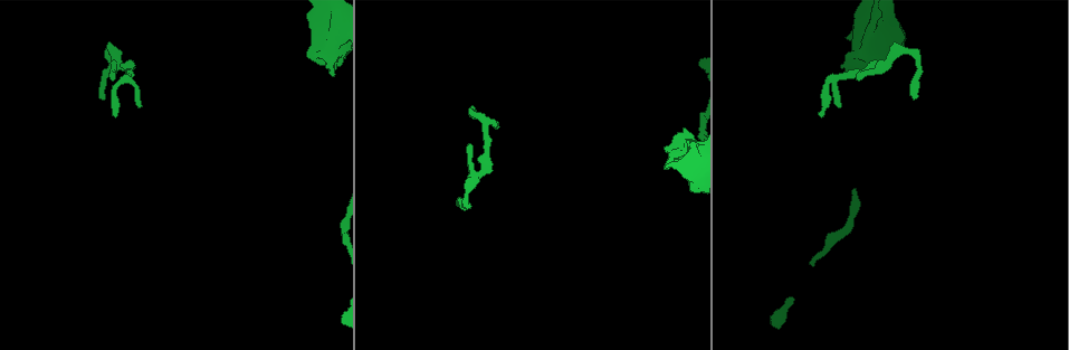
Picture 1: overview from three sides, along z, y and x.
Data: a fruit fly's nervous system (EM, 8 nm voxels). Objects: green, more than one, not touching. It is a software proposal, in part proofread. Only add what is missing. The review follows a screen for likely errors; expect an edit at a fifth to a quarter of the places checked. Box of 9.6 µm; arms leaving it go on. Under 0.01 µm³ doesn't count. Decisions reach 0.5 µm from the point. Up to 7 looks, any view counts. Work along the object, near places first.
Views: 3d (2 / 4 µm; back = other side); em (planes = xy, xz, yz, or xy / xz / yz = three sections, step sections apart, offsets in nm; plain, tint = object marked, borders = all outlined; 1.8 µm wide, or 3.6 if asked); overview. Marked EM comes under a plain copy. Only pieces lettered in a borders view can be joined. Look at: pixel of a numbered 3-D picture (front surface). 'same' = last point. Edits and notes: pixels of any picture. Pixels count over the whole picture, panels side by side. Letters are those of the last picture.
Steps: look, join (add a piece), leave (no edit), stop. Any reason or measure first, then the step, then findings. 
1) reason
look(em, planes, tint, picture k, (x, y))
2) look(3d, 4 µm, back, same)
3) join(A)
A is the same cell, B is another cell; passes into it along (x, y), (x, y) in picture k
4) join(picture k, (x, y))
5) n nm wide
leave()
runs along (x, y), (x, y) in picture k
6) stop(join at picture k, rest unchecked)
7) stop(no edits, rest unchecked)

thin end
look(em, xz, step 16, tint, picture 1, (837, 105))

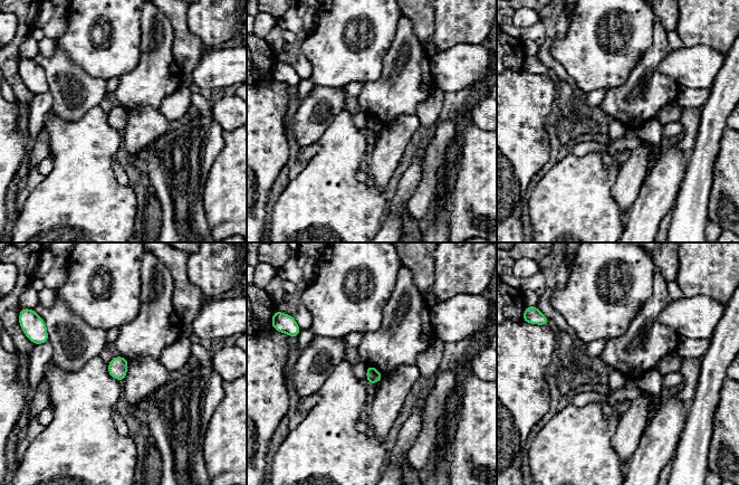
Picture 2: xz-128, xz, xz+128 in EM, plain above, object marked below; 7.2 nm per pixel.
look(em, planes, borders, same)

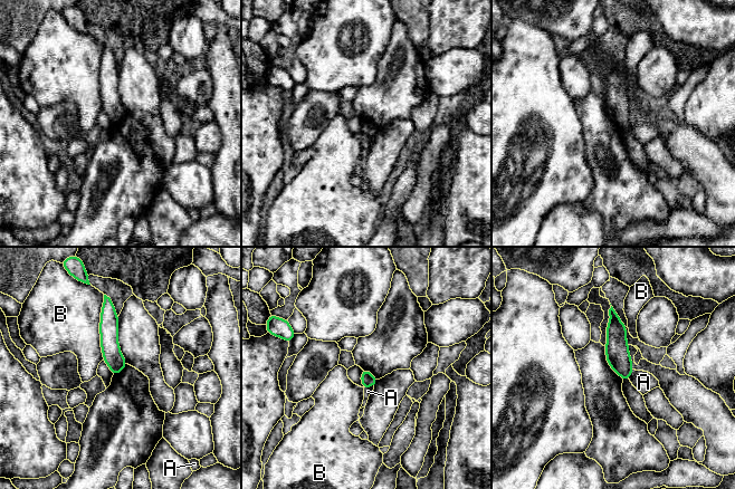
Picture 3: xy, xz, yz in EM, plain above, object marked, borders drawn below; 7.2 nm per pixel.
leave()
A and B are other cells; border along (373, 385), (364, 389) in picture 3; no lettered piece goes on from it

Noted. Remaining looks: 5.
look(em, planes, borders, picture 1, (103, 99))

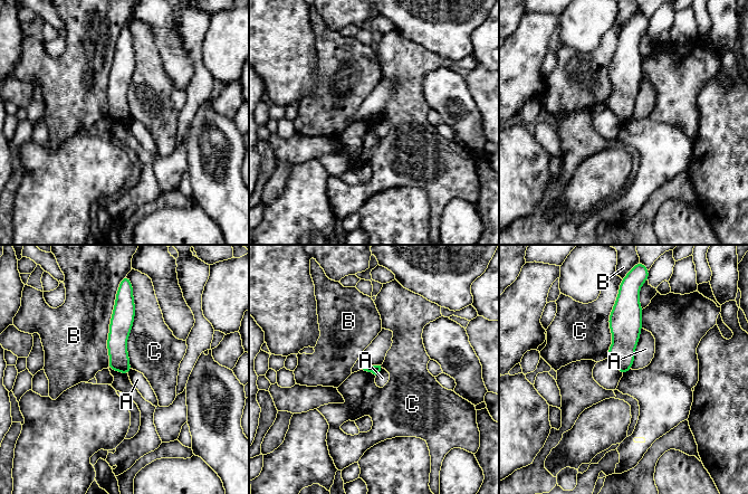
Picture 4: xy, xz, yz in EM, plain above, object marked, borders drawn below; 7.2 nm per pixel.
leave()
A, B and C are other cells; runs along (118, 303), (120, 362), (126, 370) in picture 4; none of them fits

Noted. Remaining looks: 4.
thick end
look(em, yz, step 16, borders, picture 1, (332, 75))

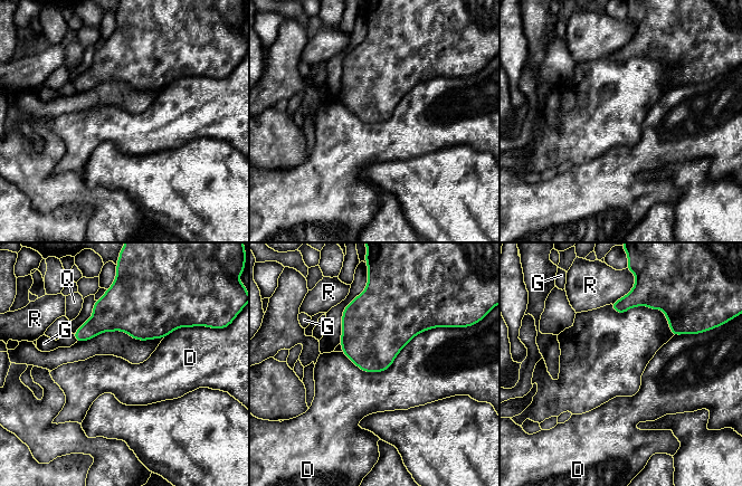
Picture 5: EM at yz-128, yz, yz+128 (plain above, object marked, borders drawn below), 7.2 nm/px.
360 nm wide
leave()
D, G, Q and R are other cells; border along (440, 326), (382, 371), (342, 352) in picture 5; none of them fits

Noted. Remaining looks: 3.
stop(no edits, rest unchecked)

